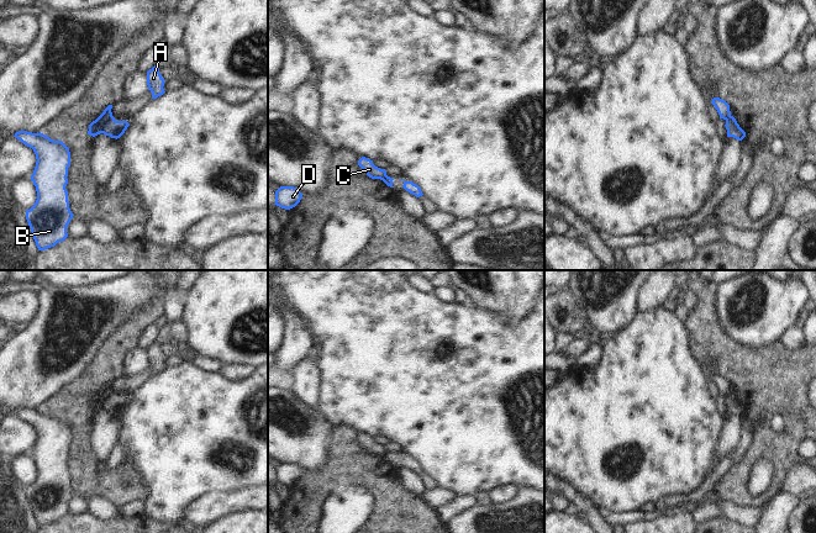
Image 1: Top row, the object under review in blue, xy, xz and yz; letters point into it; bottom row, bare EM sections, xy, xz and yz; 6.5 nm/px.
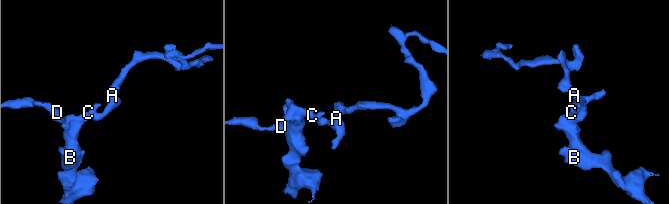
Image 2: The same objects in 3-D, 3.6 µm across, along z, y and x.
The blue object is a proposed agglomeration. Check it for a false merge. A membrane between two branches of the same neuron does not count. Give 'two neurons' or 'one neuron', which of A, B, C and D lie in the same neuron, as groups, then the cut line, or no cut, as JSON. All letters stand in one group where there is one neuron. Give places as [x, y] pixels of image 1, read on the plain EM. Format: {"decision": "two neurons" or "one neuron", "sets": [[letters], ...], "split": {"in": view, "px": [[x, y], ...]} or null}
{"decision": "two neurons", "sets": [["A"], ["B", "C", "D"]], "split": {"in": "xy", "px": [[112, 392], [104, 401], [101, 409]]}}

